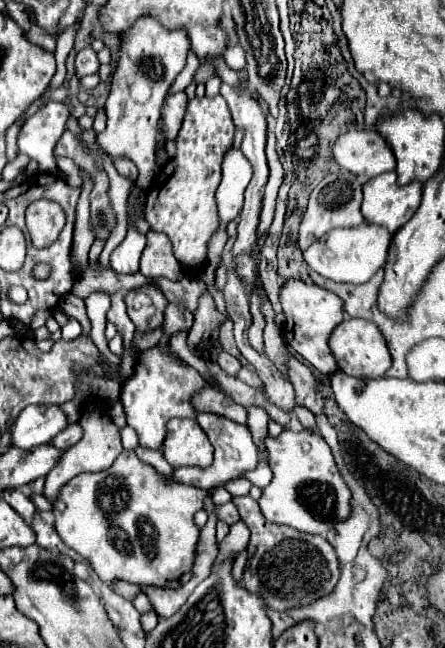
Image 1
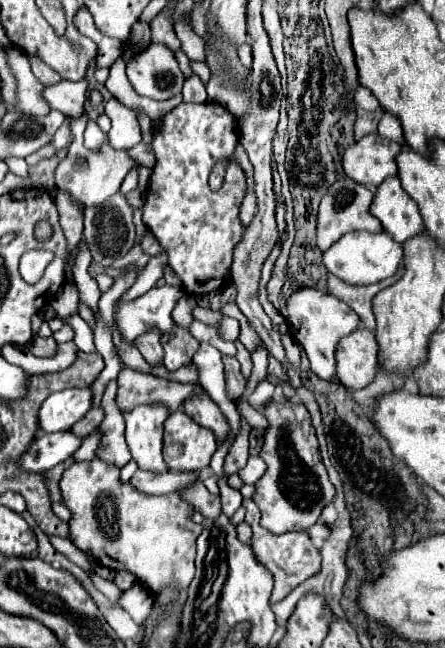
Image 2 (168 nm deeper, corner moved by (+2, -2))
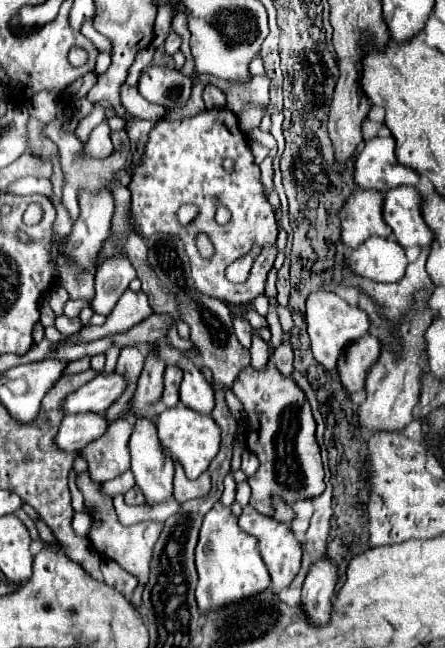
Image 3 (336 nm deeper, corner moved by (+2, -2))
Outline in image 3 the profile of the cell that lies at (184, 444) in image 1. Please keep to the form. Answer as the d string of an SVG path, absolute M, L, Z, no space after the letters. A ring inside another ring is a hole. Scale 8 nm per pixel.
M185 406L163 410L161 416L157 418L157 430L159 442L169 452L171 460L183 466L187 478L201 476L209 468L213 456L219 452L219 426L213 422L211 416L197 416L197 412Z

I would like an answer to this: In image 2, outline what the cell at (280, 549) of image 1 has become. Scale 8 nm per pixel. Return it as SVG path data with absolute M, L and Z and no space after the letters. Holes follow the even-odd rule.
M243 500L243 506L247 508L247 516L245 522L251 526L253 530L253 538L251 538L251 546L253 552L257 556L257 560L273 574L275 578L275 588L271 594L271 604L283 600L297 584L301 584L303 580L307 580L309 576L313 576L319 568L321 568L321 554L319 550L311 544L309 536L305 532L285 532L285 534L271 534L269 530L265 530L259 524L259 508L253 500Z

